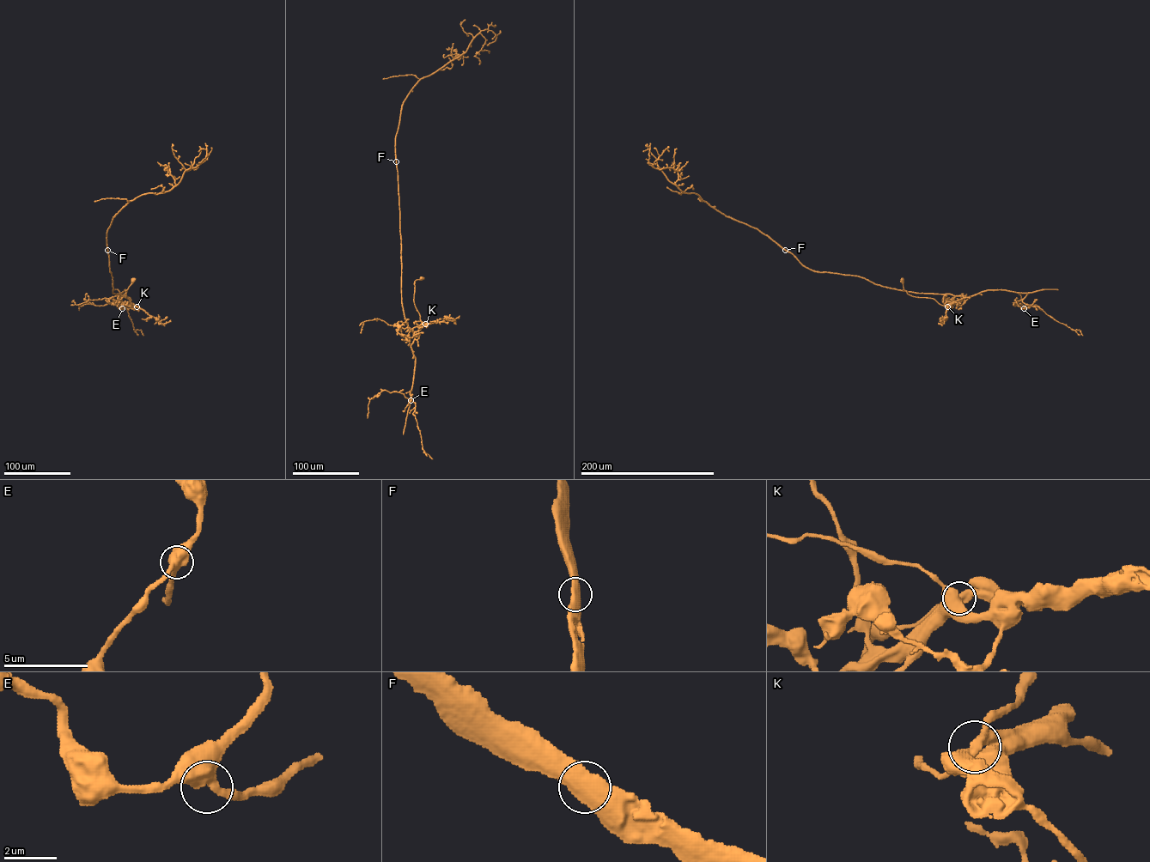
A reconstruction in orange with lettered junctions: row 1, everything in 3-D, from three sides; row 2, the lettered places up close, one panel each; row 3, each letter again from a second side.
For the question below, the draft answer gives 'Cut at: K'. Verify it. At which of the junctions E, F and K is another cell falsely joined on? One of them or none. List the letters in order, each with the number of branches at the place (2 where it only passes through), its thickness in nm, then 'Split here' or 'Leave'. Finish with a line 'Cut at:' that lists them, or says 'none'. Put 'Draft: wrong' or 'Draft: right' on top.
Draft: right
E: Branches: 2. Thickness 500 nm. Leave
F: Branches: 2. Thickness 600 nm. Leave
K: Branches: 2. Thickness 600 nm. Split here
Cut at: K

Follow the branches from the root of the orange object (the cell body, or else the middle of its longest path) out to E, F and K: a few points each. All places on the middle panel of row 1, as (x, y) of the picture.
E: (421, 278), (414, 284), (413, 301), (422, 325), (419, 338), (410, 346), (415, 358), (410, 400)
F: (421, 278), (416, 280), (414, 284), (413, 301), (422, 325), (416, 340), (405, 321), (402, 300), (396, 161)
K: (421, 278), (415, 282), (413, 301), (422, 324), (425, 324)

